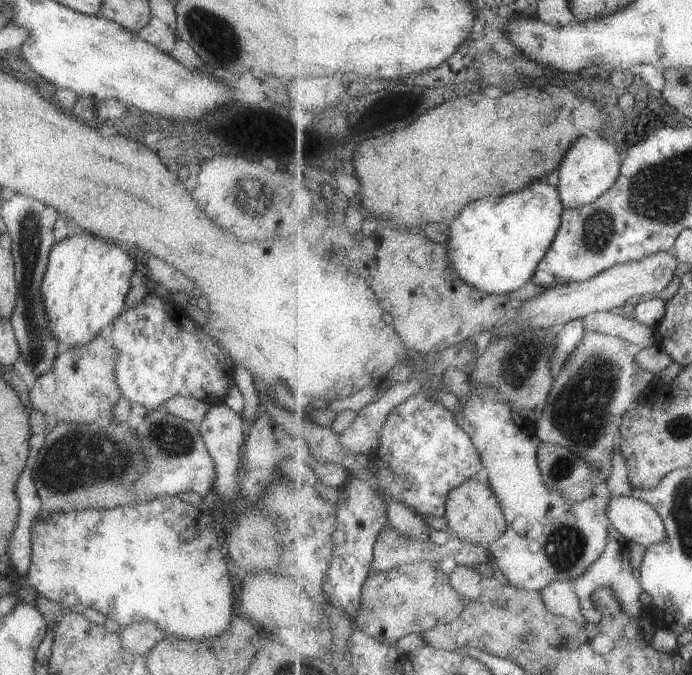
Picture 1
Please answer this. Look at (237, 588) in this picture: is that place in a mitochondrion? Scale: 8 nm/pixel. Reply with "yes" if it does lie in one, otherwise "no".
no

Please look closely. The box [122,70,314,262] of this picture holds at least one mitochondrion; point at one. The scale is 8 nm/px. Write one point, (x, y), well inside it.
(252, 195)

